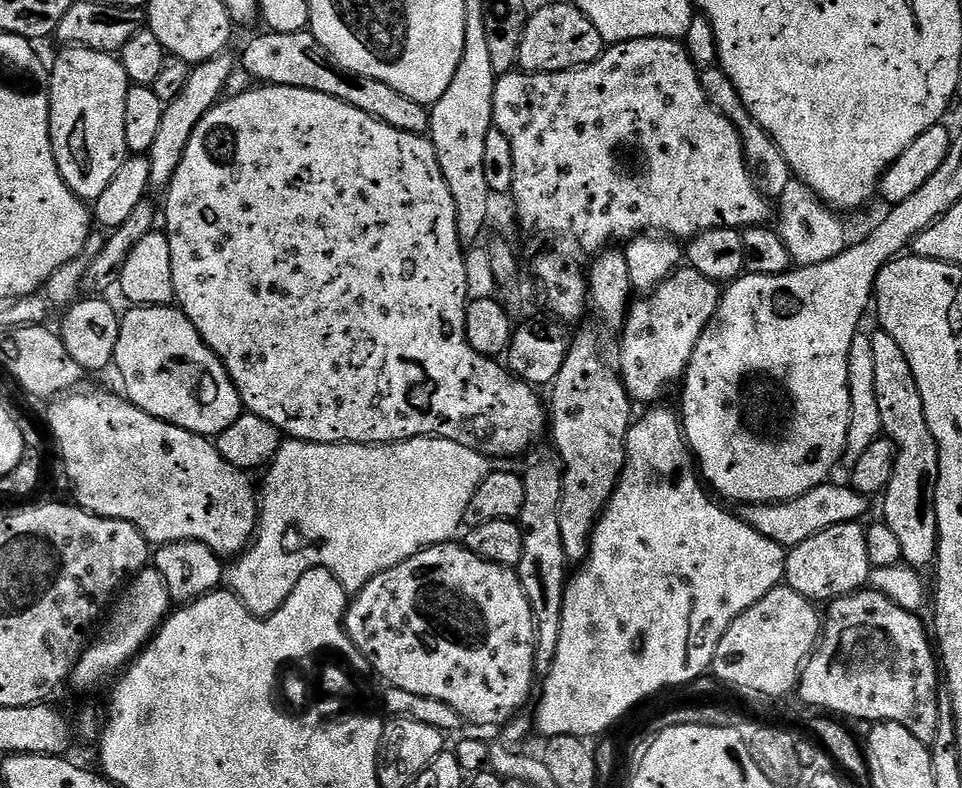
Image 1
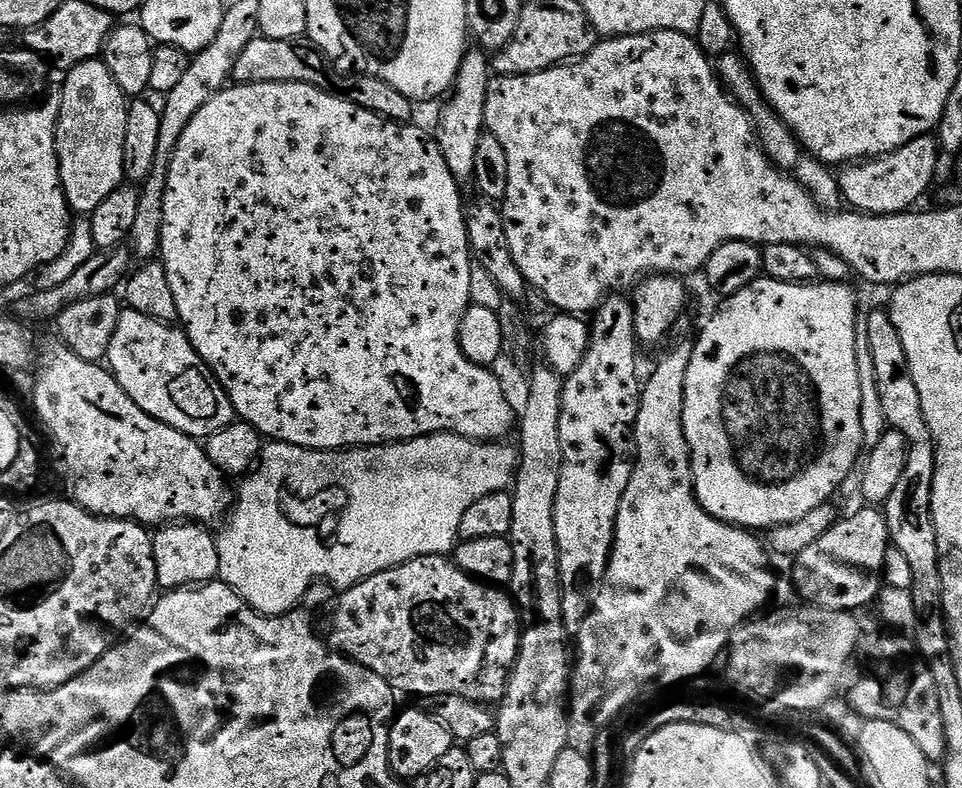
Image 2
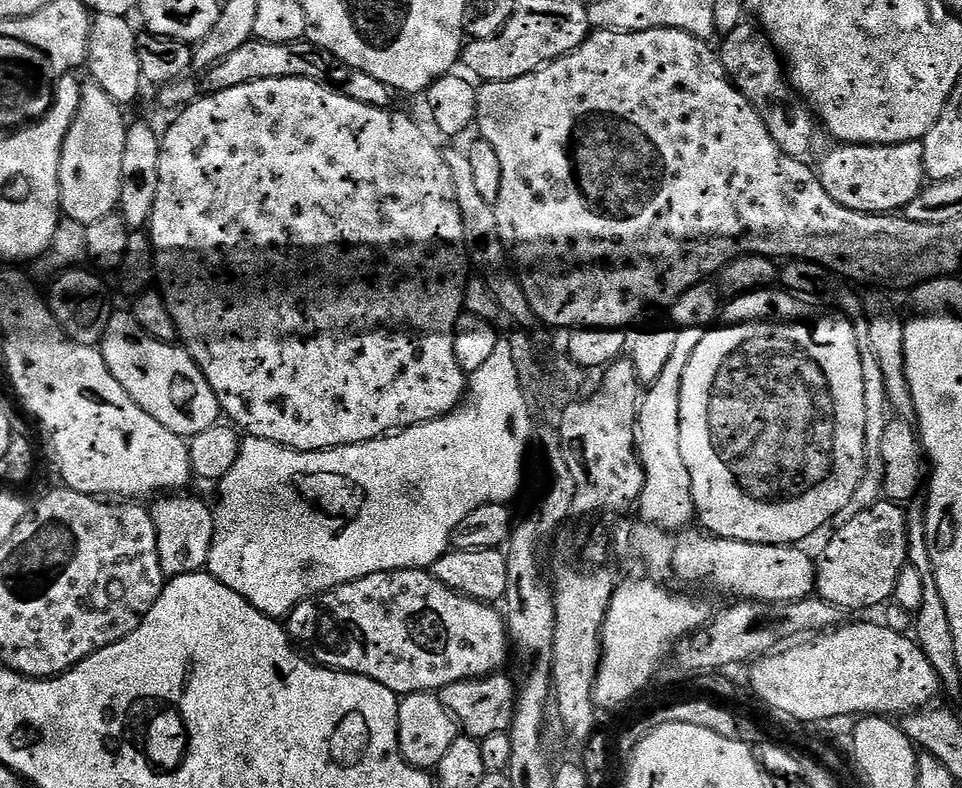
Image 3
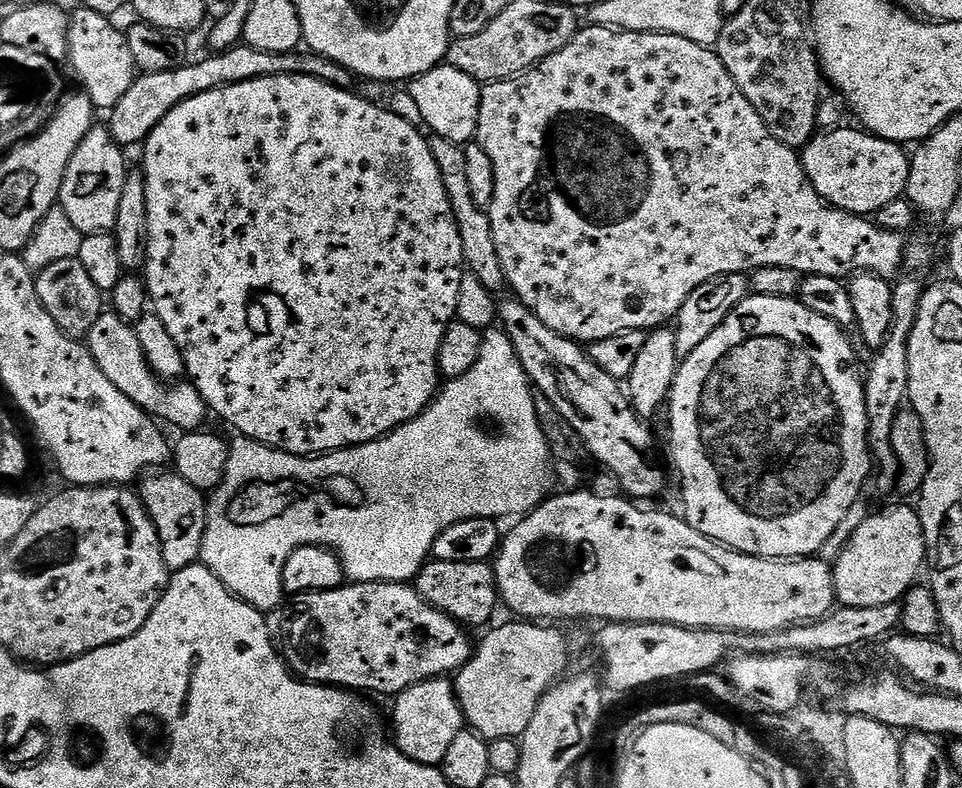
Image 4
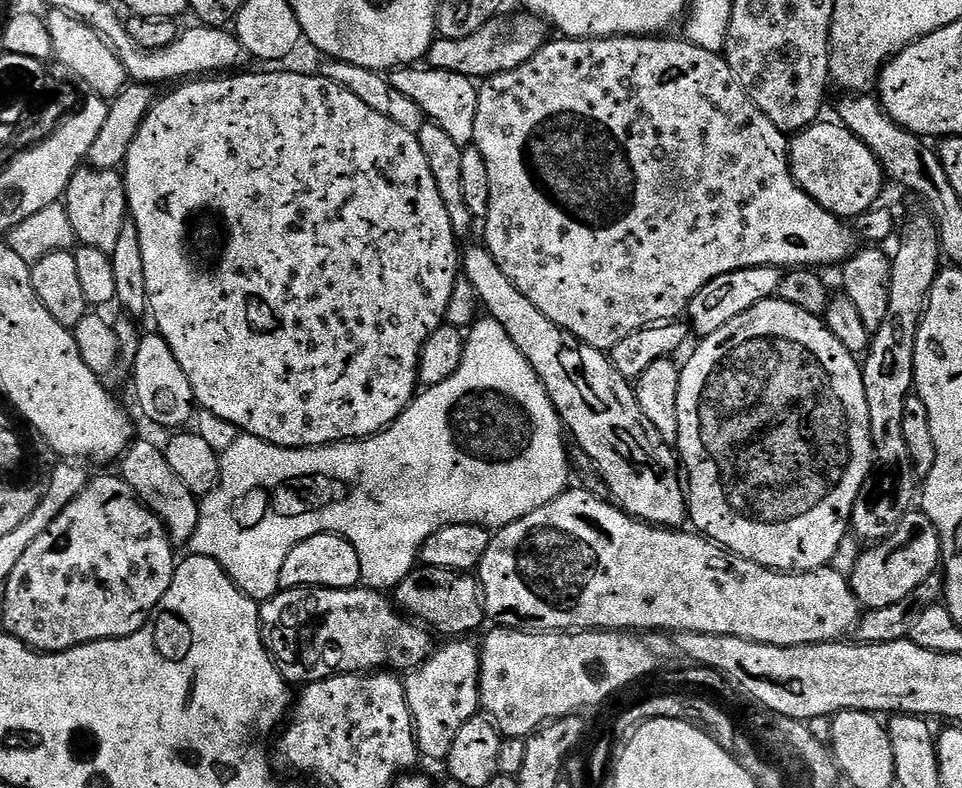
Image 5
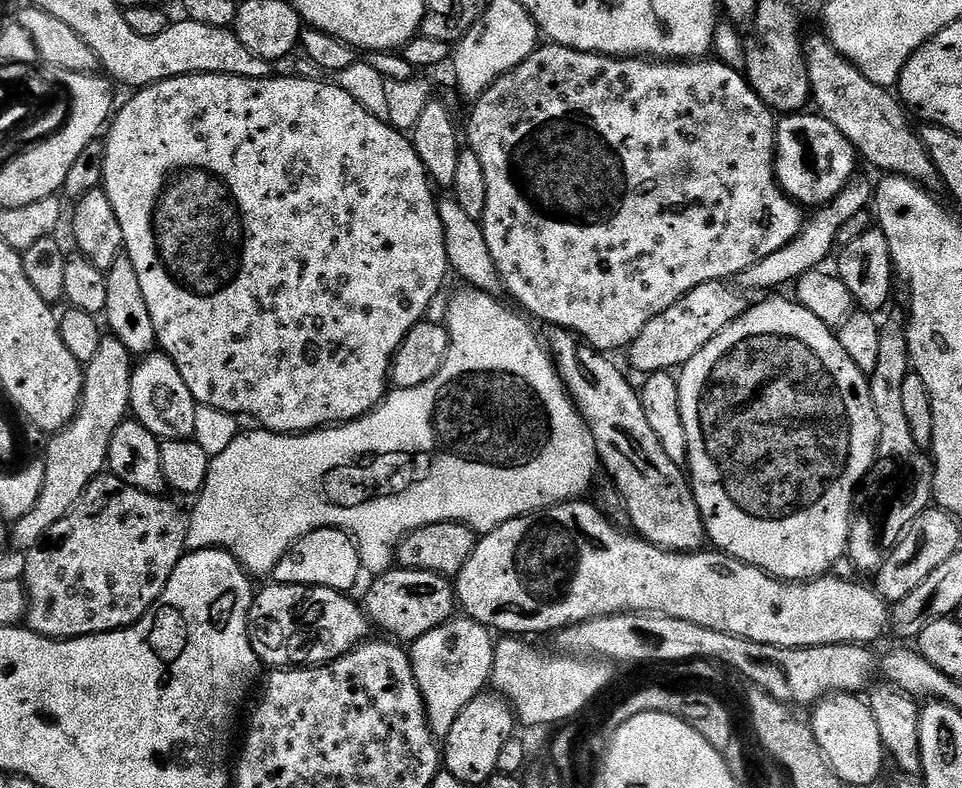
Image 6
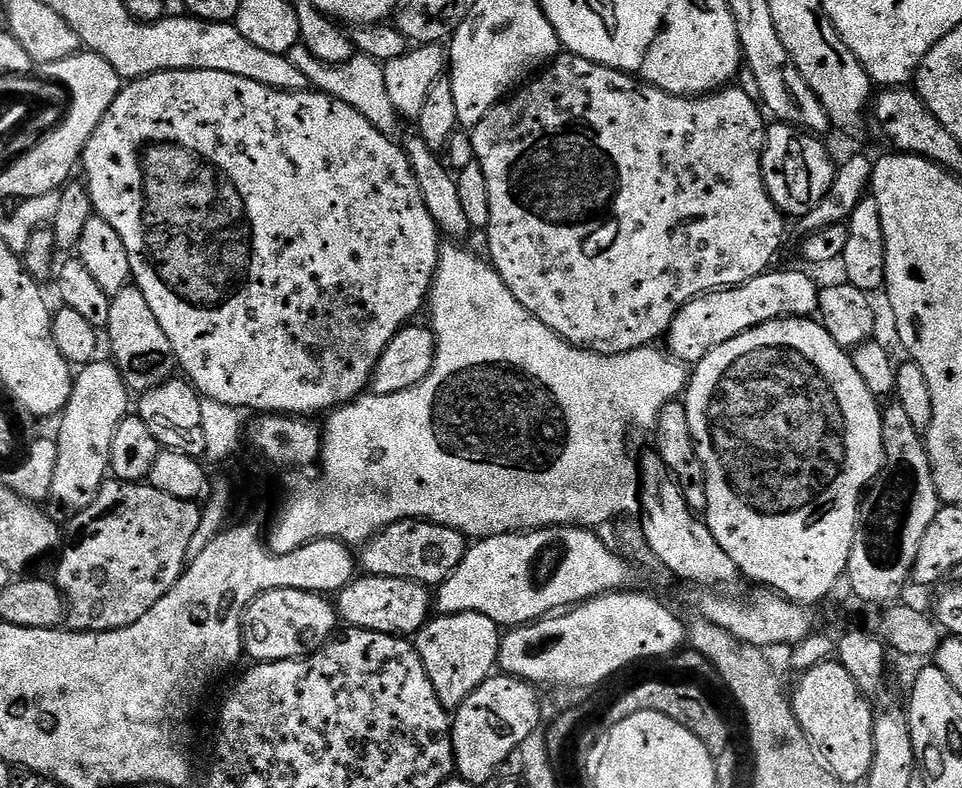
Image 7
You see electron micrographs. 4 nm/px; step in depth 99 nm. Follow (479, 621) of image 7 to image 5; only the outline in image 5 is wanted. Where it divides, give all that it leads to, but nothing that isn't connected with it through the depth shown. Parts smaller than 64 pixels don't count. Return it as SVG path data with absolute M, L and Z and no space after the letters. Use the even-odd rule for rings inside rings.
M452 638L435 649L428 659L418 667L411 669L403 677L406 690L406 702L410 706L412 725L416 731L416 745L420 747L421 757L429 756L432 760L447 761L450 746L454 746L454 738L458 738L458 730L470 722L480 711L480 649L468 638Z

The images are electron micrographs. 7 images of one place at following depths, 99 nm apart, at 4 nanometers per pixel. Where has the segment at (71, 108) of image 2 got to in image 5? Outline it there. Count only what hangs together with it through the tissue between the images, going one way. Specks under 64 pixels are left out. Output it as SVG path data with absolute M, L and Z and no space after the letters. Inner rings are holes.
M77 168L68 183L66 207L70 214L70 226L74 226L77 241L111 254L130 216L123 175L111 168Z

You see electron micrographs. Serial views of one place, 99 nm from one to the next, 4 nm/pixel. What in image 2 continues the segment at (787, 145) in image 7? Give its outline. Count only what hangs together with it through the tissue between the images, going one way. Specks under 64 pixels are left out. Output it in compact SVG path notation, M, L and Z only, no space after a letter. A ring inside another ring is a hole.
M935 135L914 138L906 146L885 156L857 162L839 173L840 194L849 209L869 216L897 216L899 212L915 209L928 192L936 167L940 164L942 149Z

